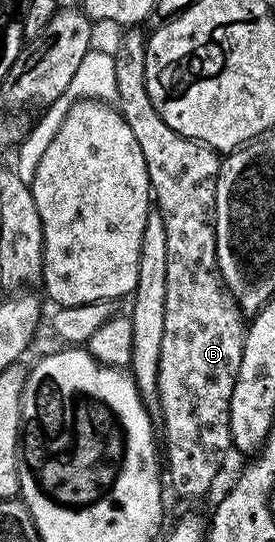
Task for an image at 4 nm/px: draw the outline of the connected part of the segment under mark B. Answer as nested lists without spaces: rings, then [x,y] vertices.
[[[130,28],[122,35],[122,49],[120,56],[115,57],[116,64],[116,109],[124,116],[128,128],[132,128],[132,136],[136,136],[136,144],[140,144],[140,152],[144,152],[144,164],[148,168],[150,177],[150,189],[153,201],[156,203],[156,212],[164,220],[164,232],[168,236],[168,292],[164,295],[164,340],[160,340],[160,364],[158,365],[158,403],[162,410],[163,426],[160,428],[166,432],[164,438],[164,462],[168,467],[168,486],[175,490],[182,498],[192,498],[196,494],[202,494],[218,478],[222,470],[222,461],[226,453],[231,453],[232,443],[230,441],[230,401],[232,400],[232,388],[236,388],[236,376],[240,372],[240,360],[244,352],[244,340],[246,339],[247,323],[244,321],[242,307],[230,297],[229,290],[222,285],[222,276],[218,273],[218,261],[216,260],[216,232],[214,231],[214,201],[216,200],[216,180],[218,179],[218,168],[220,165],[219,151],[203,142],[193,142],[190,138],[180,136],[152,108],[152,100],[148,96],[146,87],[146,40],[147,35],[141,34],[141,29]]]

